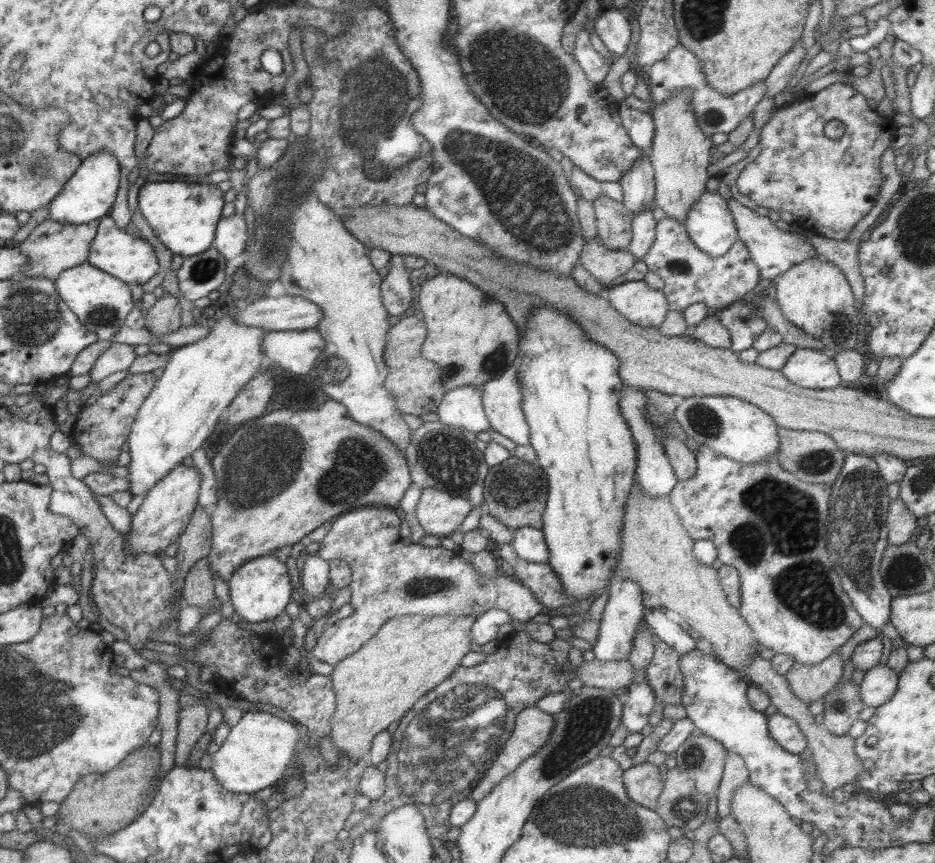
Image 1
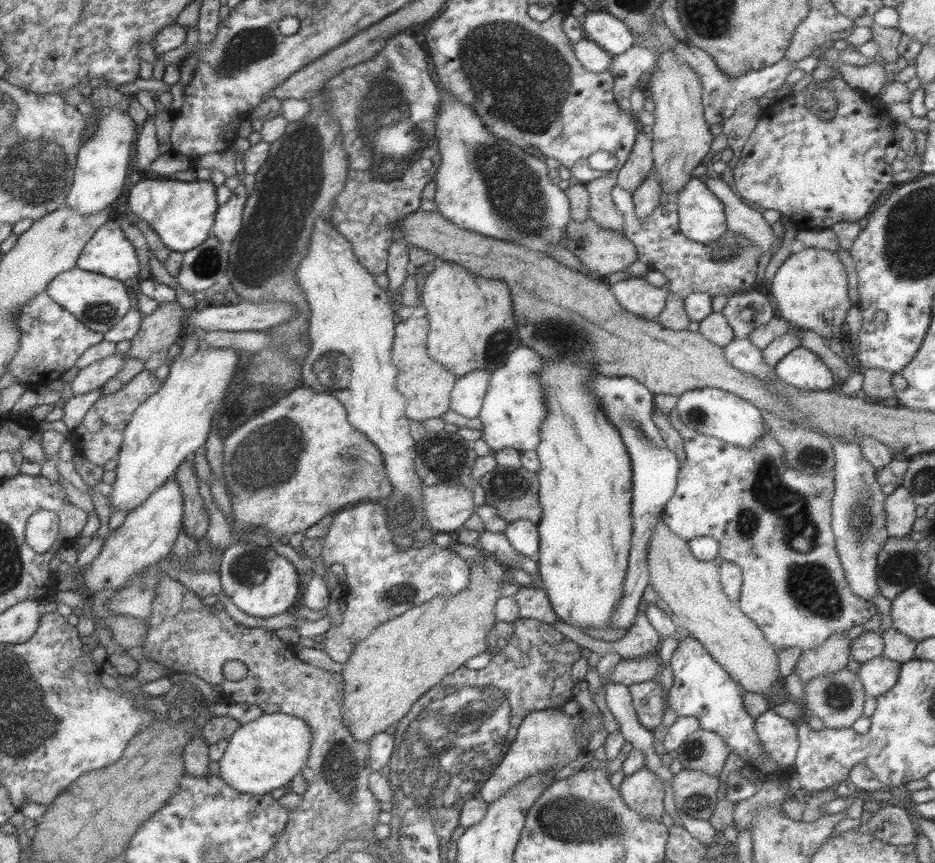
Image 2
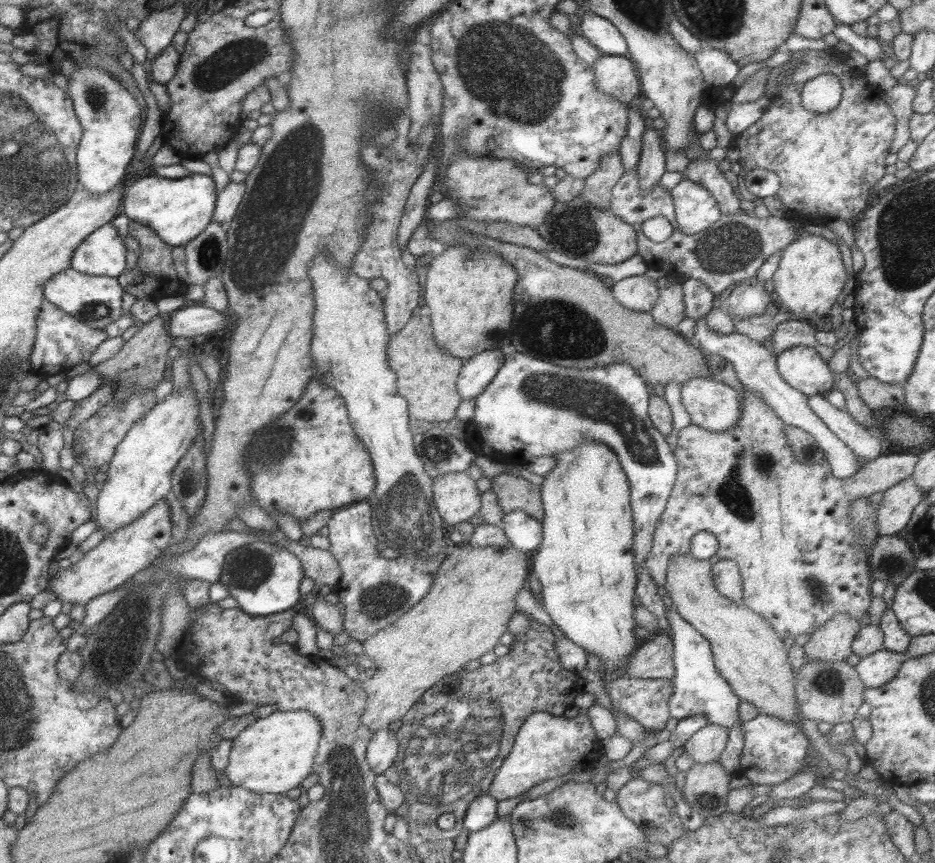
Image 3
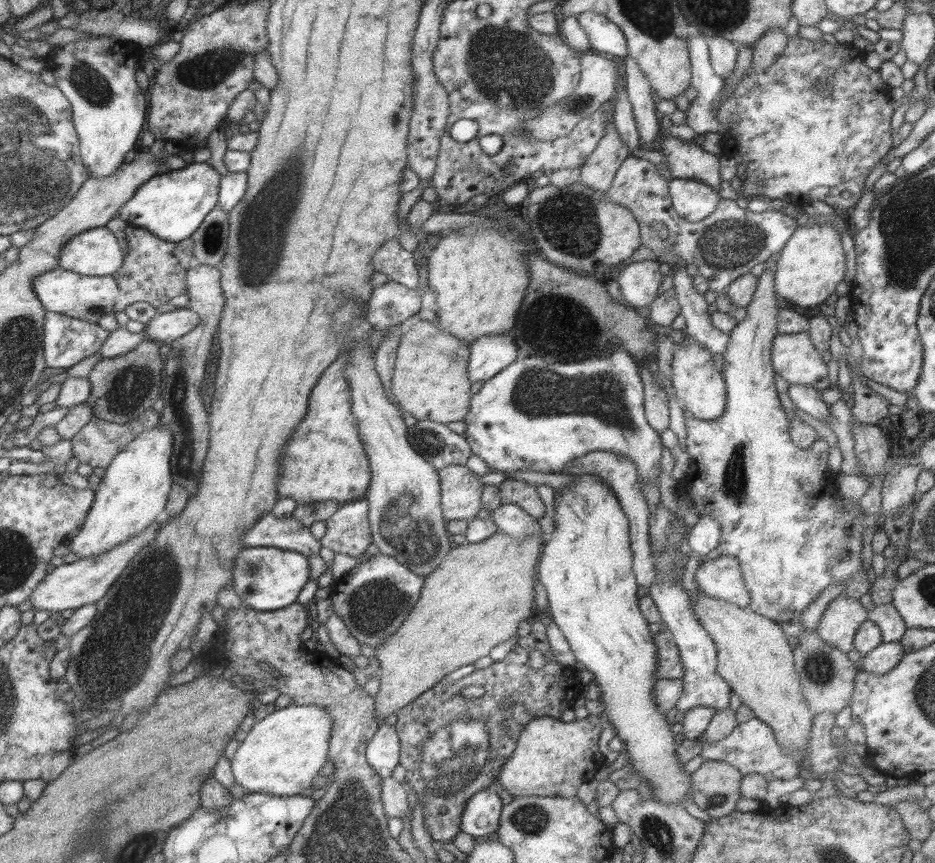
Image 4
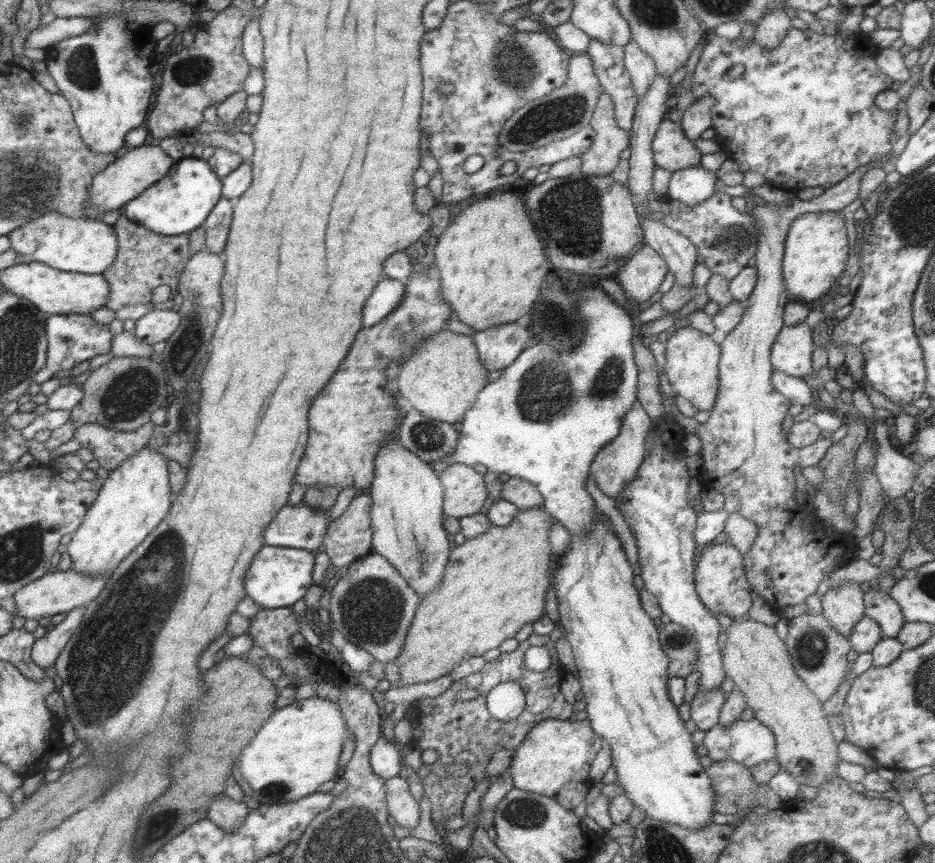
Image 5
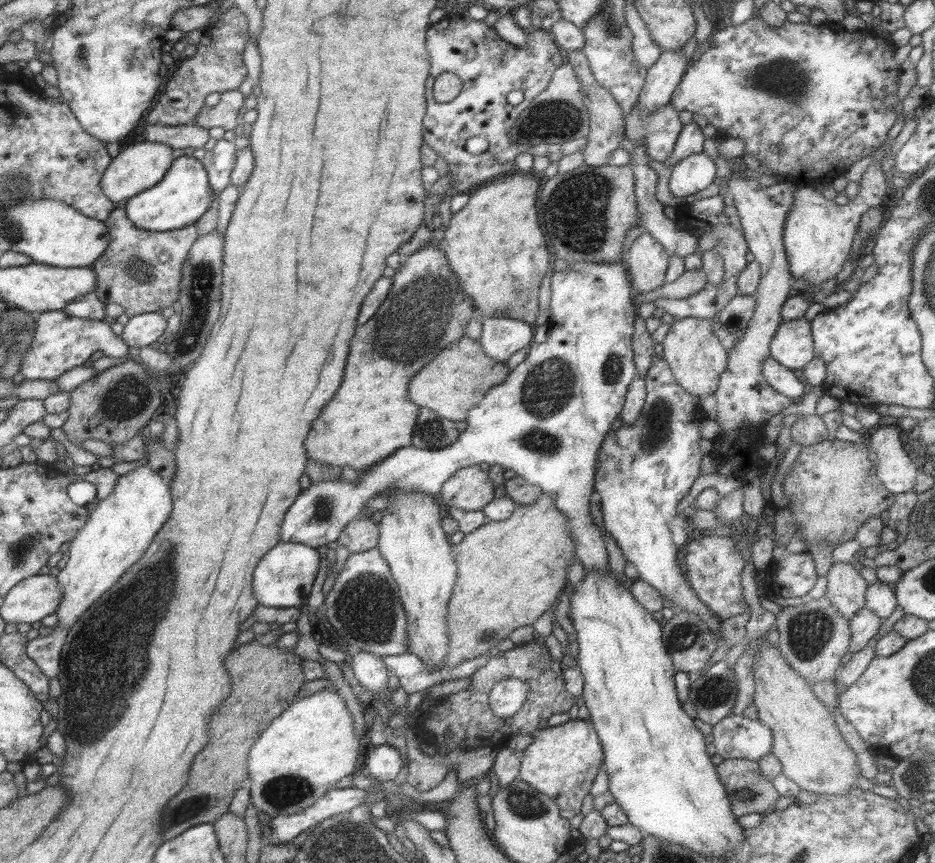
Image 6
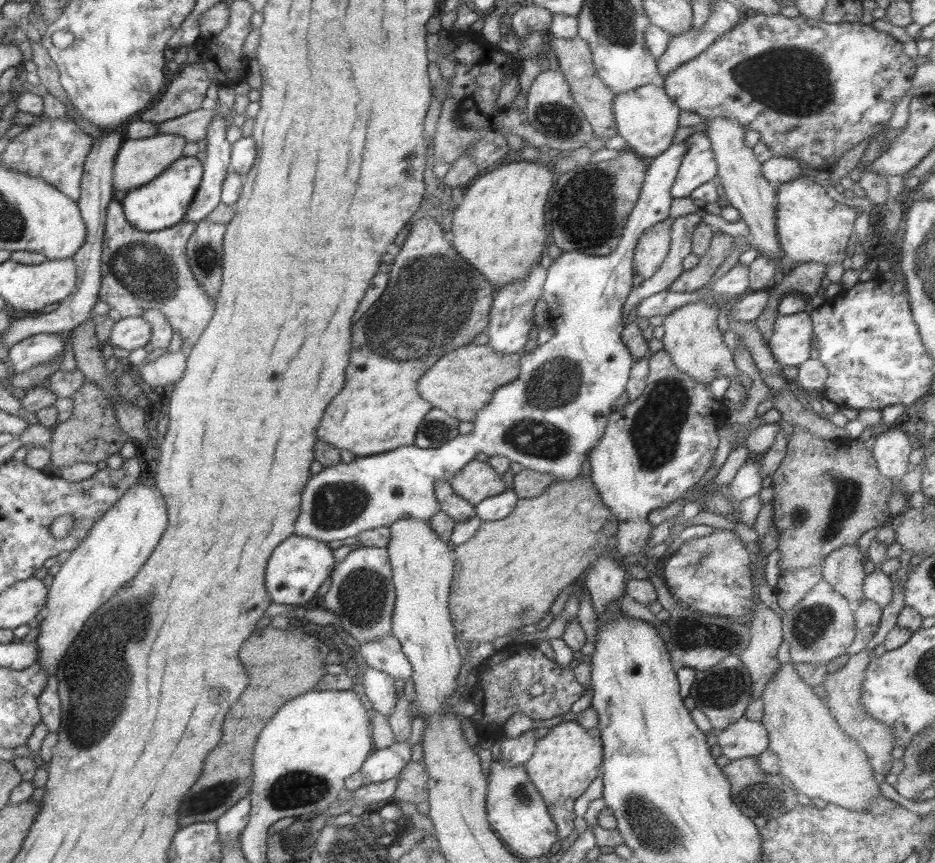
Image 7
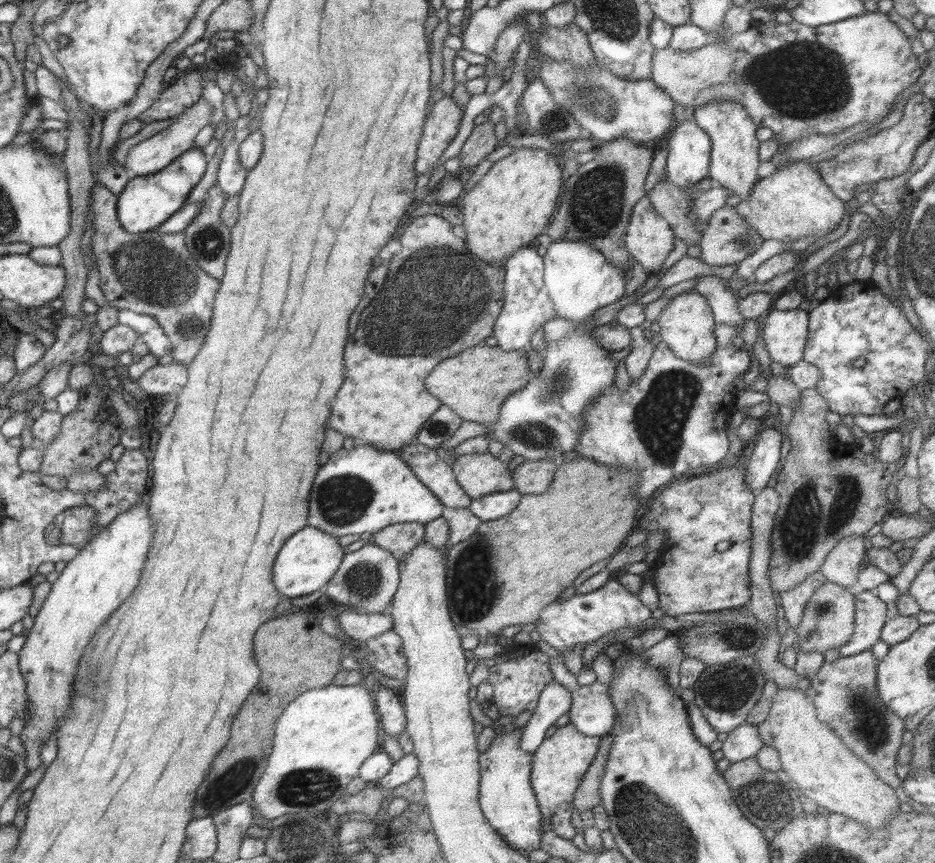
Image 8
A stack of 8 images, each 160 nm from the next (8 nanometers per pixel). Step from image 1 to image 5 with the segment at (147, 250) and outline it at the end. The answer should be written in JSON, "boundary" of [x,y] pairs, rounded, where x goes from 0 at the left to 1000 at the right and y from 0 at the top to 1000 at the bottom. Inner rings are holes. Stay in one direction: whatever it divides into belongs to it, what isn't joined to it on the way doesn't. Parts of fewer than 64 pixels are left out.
{"boundary":[[[59,244],[14,263],[6,272],[11,278],[11,289],[27,298],[29,305],[44,304],[75,316],[109,317],[121,304],[125,290],[122,267],[116,260],[97,251],[74,253]]]}

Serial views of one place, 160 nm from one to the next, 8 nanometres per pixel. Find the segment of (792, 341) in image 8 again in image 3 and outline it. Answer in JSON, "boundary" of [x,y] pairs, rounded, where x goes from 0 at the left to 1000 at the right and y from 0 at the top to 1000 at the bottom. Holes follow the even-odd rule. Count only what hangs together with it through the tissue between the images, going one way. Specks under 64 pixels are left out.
{"boundary":[[[861,400],[837,404],[829,411],[833,436],[859,458],[884,458],[892,452],[892,436],[875,408]]]}

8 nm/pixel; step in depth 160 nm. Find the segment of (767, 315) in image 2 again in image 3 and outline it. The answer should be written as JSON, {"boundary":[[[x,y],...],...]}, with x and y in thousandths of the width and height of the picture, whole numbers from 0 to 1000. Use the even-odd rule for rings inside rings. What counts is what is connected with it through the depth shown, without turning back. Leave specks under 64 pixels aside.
{"boundary":[[[809,321],[787,328],[778,344],[779,364],[788,368],[799,368],[816,364],[820,352],[828,346],[816,335],[816,327]]]}

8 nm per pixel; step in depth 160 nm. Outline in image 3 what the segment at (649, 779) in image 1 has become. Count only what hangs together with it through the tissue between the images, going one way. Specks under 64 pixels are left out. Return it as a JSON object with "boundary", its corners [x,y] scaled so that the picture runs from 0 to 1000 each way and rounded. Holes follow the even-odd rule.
{"boundary":[[[686,900],[674,902],[659,917],[659,930],[666,946],[677,951],[687,962],[691,973],[698,978],[716,980],[723,971],[735,963],[728,952],[727,946],[722,942],[722,936],[713,936],[709,928],[710,913],[701,906],[690,906]]]}

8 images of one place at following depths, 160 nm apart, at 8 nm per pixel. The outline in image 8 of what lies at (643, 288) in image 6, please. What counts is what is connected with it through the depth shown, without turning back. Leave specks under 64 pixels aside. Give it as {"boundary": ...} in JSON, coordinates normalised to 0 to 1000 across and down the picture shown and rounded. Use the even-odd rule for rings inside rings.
{"boundary":[[[688,227],[675,240],[666,275],[675,300],[680,301],[691,317],[701,317],[720,287],[722,273],[716,260],[697,240],[694,227]]]}

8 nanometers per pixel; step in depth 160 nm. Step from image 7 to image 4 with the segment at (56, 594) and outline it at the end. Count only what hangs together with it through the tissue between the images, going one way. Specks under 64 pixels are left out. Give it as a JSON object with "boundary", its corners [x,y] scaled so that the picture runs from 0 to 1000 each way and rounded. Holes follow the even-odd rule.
{"boundary":[[[168,491],[166,496],[151,502],[138,516],[134,516],[129,524],[119,533],[119,537],[112,542],[112,549],[108,559],[101,567],[99,584],[93,592],[91,603],[84,612],[84,615],[74,632],[75,640],[82,647],[97,647],[102,642],[114,641],[129,629],[151,620],[157,611],[167,601],[174,599],[178,579],[184,562],[181,533],[185,521],[185,506],[181,504],[179,497],[174,497]]]}

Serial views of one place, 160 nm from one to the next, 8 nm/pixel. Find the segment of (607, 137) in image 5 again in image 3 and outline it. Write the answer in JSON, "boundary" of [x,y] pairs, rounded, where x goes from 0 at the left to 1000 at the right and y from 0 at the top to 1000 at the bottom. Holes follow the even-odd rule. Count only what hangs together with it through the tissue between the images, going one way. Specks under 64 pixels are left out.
{"boundary":[[[660,175],[643,180],[639,192],[629,205],[625,206],[621,228],[632,239],[649,243],[655,216],[668,197],[663,178]]]}

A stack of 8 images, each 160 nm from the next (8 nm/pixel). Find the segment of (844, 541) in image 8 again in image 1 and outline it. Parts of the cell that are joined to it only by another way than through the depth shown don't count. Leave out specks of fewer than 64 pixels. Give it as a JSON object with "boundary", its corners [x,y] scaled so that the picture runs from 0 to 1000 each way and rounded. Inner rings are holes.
{"boundary":[[[893,752],[874,769],[848,768],[839,782],[846,802],[864,816],[878,810],[897,790],[902,768],[898,756]]]}

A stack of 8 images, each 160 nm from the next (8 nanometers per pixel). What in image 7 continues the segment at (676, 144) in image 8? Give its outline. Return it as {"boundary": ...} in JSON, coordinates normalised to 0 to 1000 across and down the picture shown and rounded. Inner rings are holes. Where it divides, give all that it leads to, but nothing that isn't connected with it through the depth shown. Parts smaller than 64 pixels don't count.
{"boundary":[[[745,152],[730,163],[734,167],[733,176],[717,218],[720,231],[738,228],[740,220],[766,204],[766,188],[757,158]]]}

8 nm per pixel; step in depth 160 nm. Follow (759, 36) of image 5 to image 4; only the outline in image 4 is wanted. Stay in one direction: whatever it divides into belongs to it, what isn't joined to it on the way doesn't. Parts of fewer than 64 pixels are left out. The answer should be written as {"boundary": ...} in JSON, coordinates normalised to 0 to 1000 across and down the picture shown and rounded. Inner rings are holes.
{"boundary":[[[831,31],[821,32],[804,52],[804,75],[802,80],[815,82],[822,79],[829,70],[839,60],[842,41],[837,34]]]}

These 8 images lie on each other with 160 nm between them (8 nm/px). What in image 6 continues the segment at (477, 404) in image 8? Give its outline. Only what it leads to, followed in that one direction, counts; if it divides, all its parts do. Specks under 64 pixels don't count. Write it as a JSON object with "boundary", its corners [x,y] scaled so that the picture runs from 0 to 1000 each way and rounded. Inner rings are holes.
{"boundary":[[[497,389],[477,401],[452,424],[437,443],[437,463],[449,473],[461,475],[470,484],[489,490],[498,488],[499,477],[508,472],[526,447],[541,438],[544,426],[540,419],[529,417],[514,403],[511,394]]]}

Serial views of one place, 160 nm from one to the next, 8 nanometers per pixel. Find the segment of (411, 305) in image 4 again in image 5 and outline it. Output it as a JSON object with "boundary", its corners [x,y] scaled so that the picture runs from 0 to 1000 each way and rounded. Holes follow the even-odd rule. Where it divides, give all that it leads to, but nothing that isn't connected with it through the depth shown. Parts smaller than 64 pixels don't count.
{"boundary":[[[412,322],[399,333],[387,357],[386,375],[395,380],[403,375],[425,351],[430,348],[432,328]]]}

